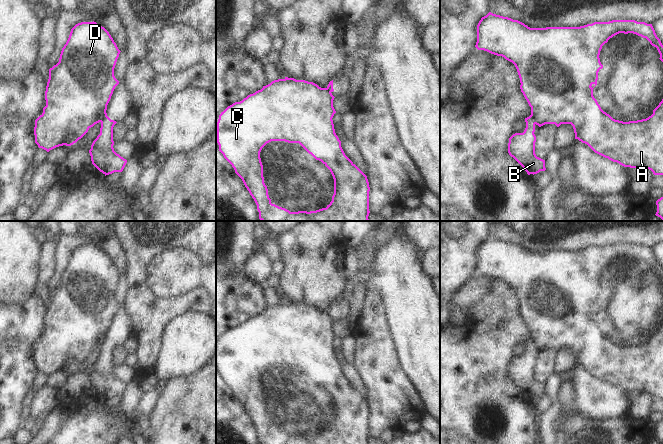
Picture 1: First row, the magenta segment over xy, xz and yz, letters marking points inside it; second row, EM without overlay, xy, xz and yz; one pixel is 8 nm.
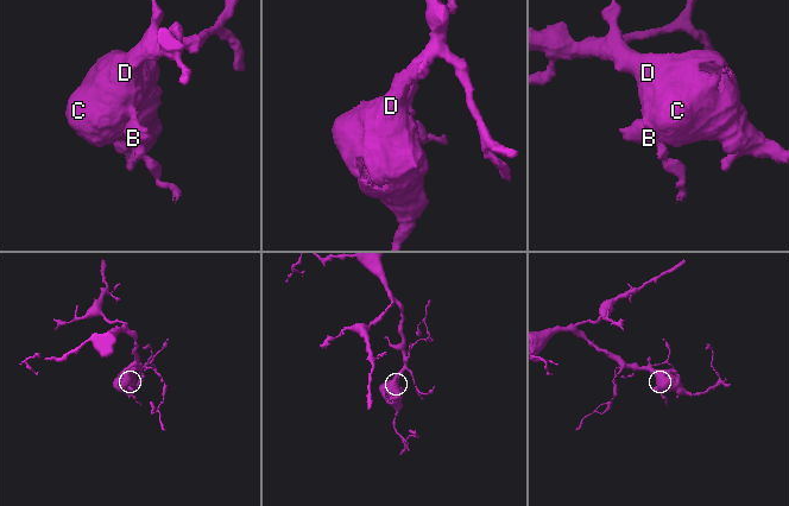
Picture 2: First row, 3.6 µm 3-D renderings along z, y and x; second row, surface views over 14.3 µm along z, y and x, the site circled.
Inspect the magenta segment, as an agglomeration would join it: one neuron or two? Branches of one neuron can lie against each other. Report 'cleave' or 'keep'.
cleave

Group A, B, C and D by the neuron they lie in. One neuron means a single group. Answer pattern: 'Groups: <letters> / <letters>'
Groups: A C D / B

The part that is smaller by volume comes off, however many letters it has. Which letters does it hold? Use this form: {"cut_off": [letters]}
{"cut_off": ["B"]}

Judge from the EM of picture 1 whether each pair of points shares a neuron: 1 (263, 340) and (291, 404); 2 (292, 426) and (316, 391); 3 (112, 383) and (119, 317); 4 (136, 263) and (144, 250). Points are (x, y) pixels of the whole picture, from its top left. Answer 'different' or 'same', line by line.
1: same
2: same
3: same
4: same

